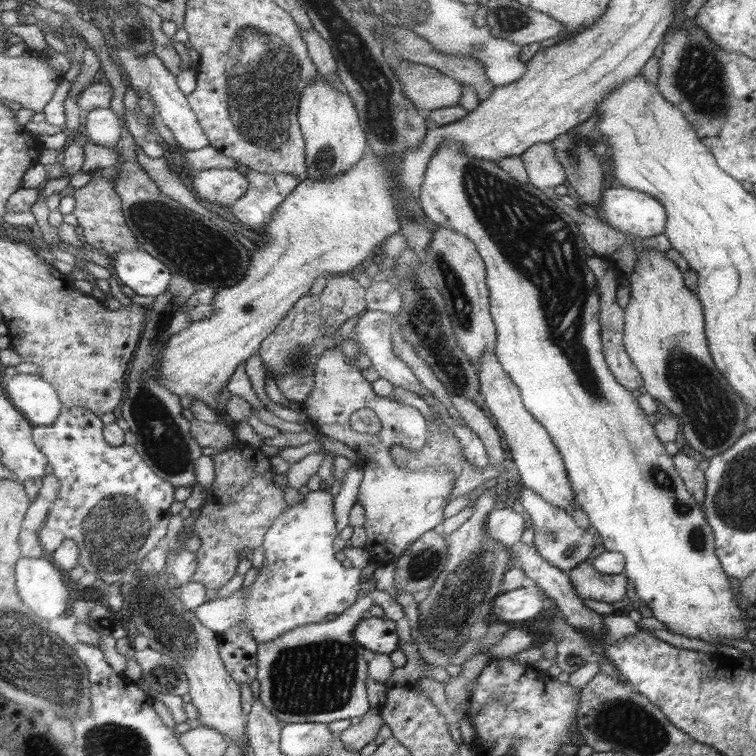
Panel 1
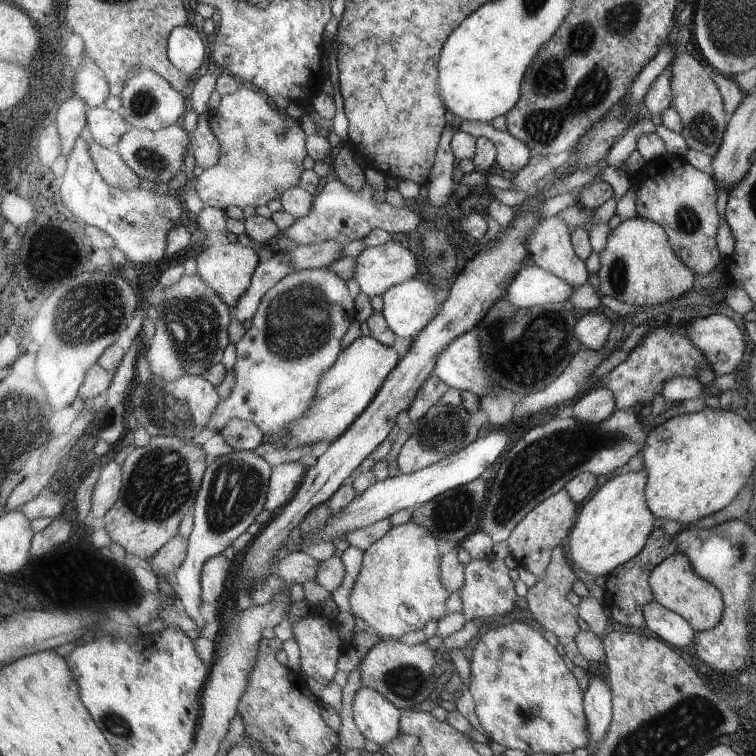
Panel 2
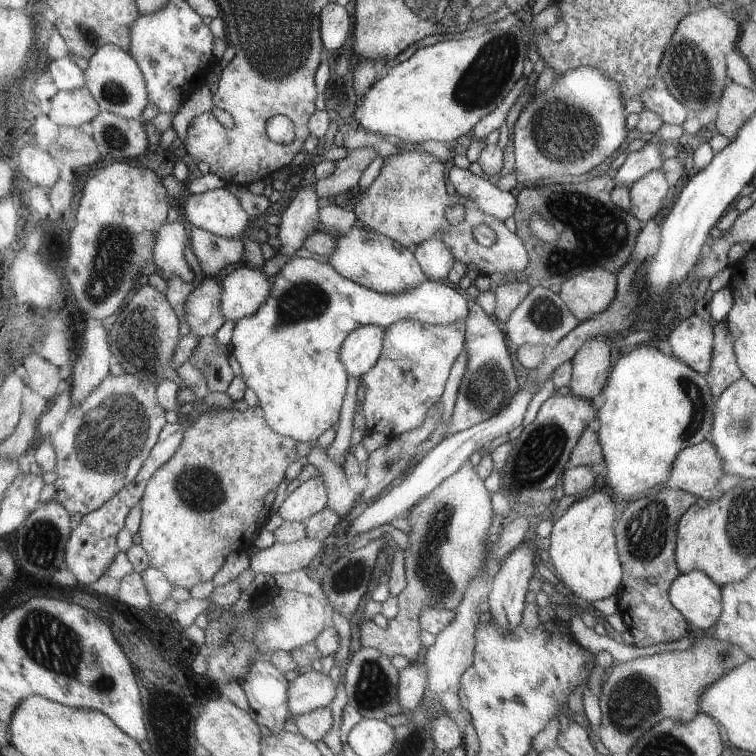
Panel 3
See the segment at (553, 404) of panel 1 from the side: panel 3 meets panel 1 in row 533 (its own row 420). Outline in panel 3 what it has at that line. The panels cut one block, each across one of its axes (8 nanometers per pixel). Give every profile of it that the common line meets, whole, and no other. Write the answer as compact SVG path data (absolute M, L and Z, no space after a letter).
M651 346L631 348L627 354L609 364L609 380L605 380L601 398L603 404L595 408L595 422L599 424L595 438L607 466L605 484L611 488L613 496L623 496L625 500L643 490L659 486L667 478L669 464L673 464L677 452L681 452L681 448L701 444L707 430L713 428L713 398L709 392L709 382L705 382L701 374L689 370L677 358L663 356Z

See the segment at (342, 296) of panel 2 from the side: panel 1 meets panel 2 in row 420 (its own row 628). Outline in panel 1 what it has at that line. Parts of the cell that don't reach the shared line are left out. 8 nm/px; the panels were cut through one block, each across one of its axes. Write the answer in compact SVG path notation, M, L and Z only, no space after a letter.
M321 488L309 492L297 506L289 506L265 536L265 566L259 572L257 582L231 598L205 602L197 608L197 618L217 634L227 632L237 624L245 624L261 646L295 628L321 624L329 614L339 618L349 612L349 608L361 600L365 586L355 572L341 564L341 552L335 546L335 540L341 536L337 530L335 502L337 498Z

